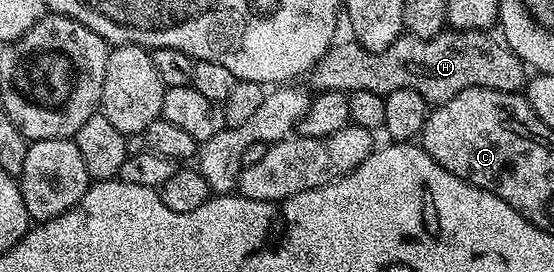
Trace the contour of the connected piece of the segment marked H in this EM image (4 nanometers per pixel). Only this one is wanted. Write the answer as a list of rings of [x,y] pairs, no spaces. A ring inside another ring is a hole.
[[[480,30],[444,32],[429,40],[401,36],[380,54],[369,52],[354,40],[336,41],[311,67],[309,86],[315,92],[368,90],[384,96],[409,88],[413,92],[421,92],[429,104],[453,100],[453,96],[465,92],[465,88],[522,91],[529,77],[523,59],[502,41],[494,42],[487,37],[491,36]]]

